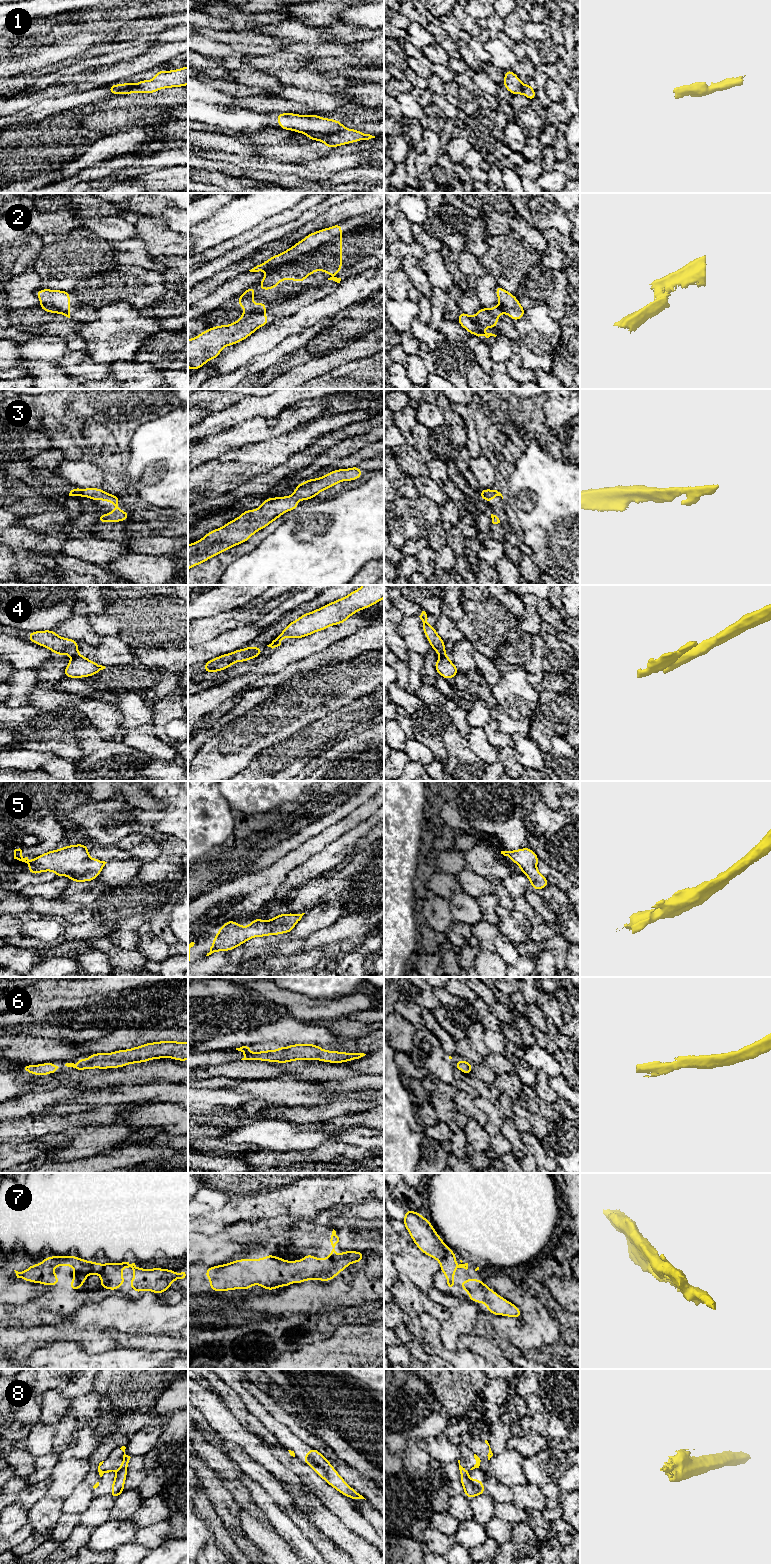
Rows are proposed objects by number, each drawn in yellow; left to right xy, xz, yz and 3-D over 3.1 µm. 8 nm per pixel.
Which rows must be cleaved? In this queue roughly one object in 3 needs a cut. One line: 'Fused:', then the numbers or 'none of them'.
Fused: 1, 2, 4

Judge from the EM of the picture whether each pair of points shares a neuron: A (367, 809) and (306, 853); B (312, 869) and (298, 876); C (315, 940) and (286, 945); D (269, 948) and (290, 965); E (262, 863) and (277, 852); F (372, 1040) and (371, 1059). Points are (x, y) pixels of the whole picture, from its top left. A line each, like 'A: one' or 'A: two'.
A: one
B: one
C: two
D: two
E: one
F: two

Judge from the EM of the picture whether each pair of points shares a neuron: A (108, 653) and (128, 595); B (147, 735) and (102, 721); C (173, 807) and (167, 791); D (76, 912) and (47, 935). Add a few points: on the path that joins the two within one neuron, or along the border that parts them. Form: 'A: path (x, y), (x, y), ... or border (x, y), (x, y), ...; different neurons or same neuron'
A: border (100, 635), (115, 635), (132, 648); different neurons
B: border (127, 728), (117, 739); different neurons
C: path (173, 803), (171, 795); same neuron
D: border (43, 914), (60, 915), (70, 923); different neurons

